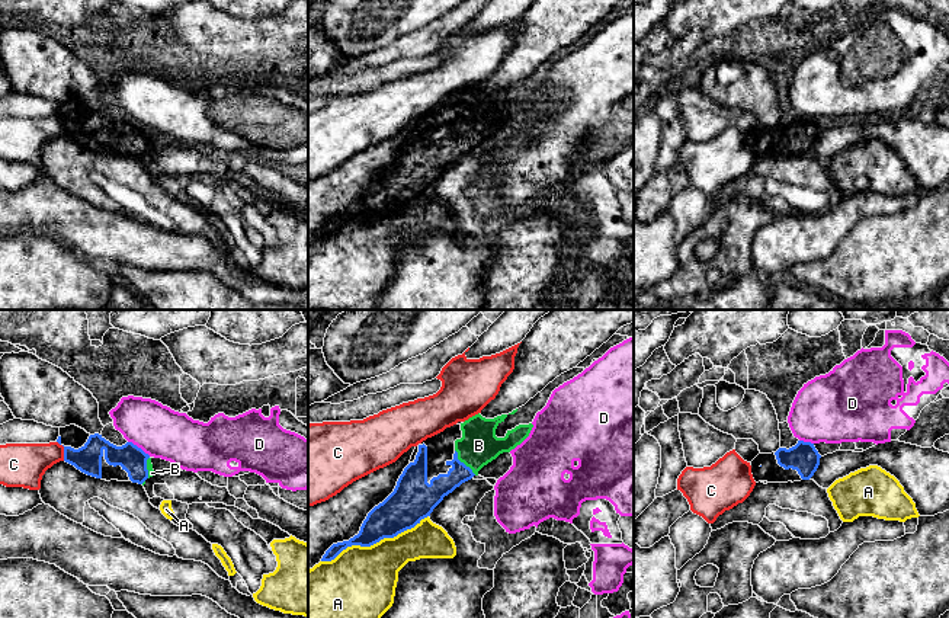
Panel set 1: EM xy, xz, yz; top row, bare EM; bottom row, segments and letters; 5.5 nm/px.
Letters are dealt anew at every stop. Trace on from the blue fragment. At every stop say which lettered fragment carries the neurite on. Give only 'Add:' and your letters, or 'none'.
Add: B

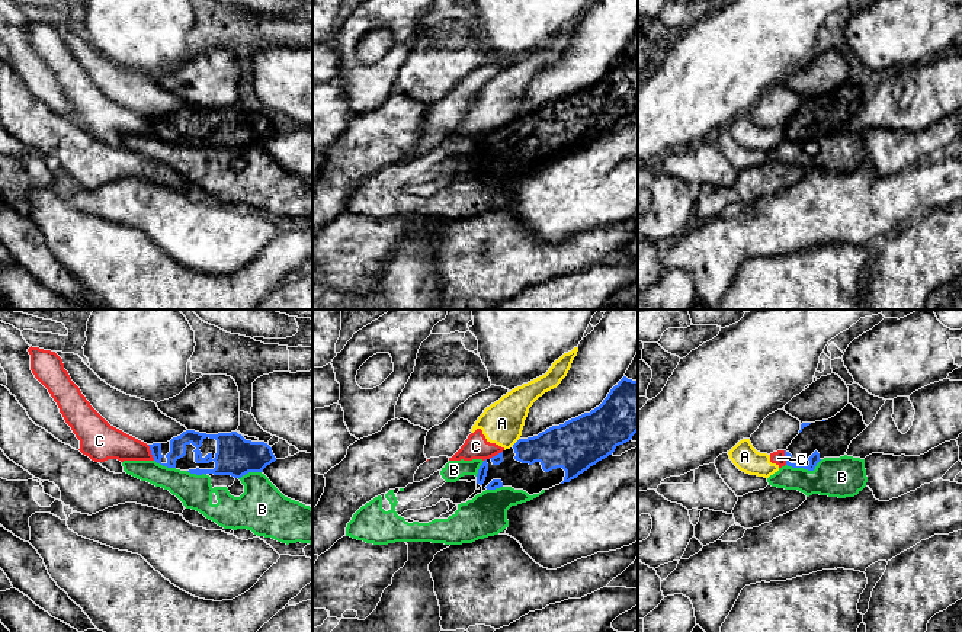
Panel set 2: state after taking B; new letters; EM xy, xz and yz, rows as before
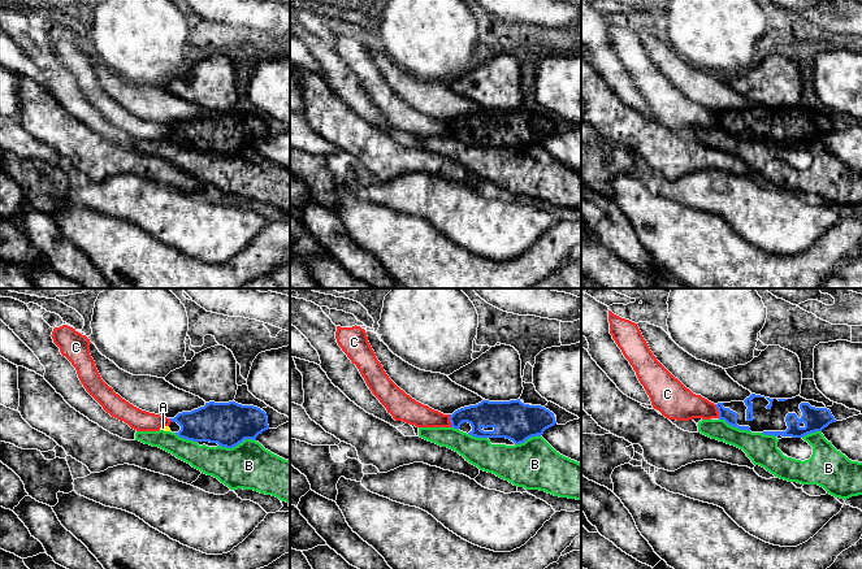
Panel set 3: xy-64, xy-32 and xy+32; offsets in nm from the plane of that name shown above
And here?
Add: none

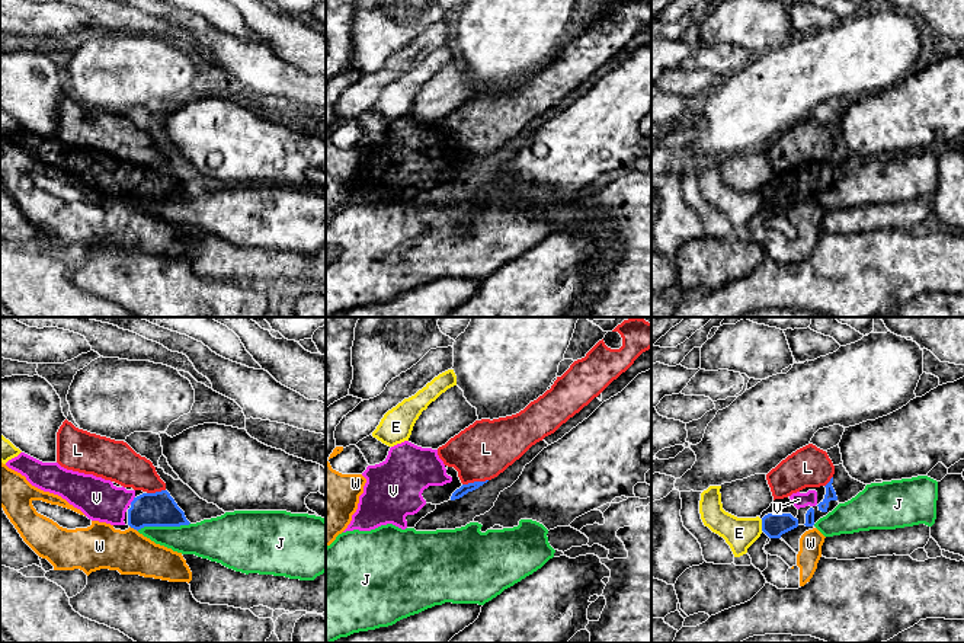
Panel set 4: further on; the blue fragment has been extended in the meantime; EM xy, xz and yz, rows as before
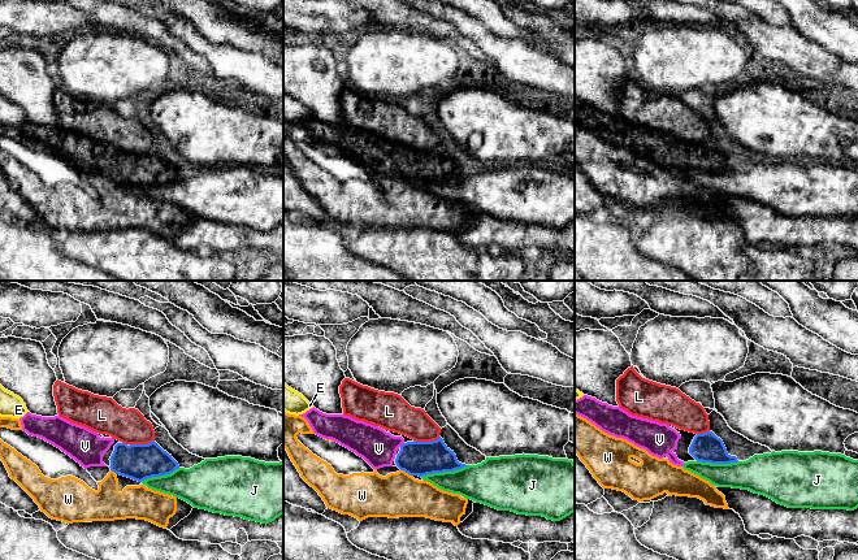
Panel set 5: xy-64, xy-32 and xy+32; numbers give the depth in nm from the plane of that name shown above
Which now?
Add: V

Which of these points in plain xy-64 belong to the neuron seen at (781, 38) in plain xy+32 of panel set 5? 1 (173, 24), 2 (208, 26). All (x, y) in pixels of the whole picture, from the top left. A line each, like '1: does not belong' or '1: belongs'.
1: belongs
2: does not belong

